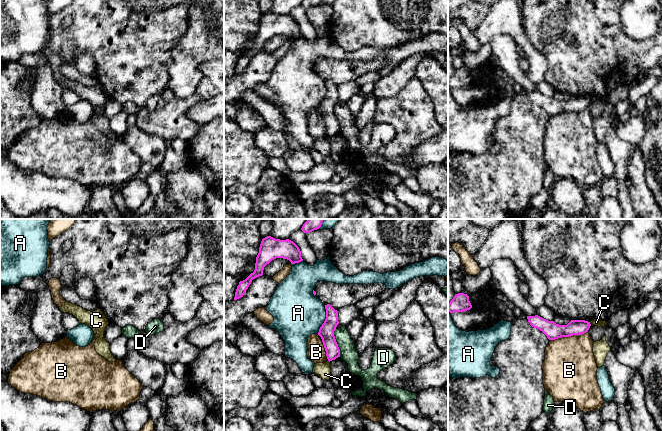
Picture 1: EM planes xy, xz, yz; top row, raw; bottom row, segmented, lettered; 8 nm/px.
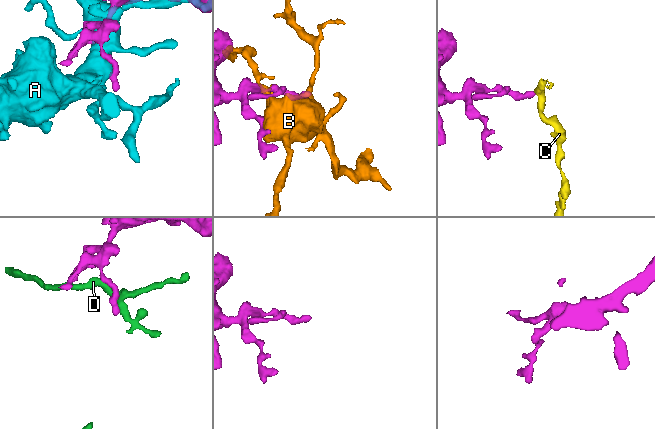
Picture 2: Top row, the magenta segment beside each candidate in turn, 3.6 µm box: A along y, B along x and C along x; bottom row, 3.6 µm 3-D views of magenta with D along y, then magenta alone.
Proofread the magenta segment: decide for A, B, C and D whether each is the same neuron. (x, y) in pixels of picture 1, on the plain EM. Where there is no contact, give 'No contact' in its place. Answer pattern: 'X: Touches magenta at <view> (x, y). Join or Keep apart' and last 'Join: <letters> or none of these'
A: Touches magenta at xz (325, 95). Keep apart
B: Touches magenta at yz (568, 112). Keep apart
C: Touches magenta at yz (589, 99). Keep apart
D: Touches magenta at xz (336, 119). Keep apart
Join: none of these

